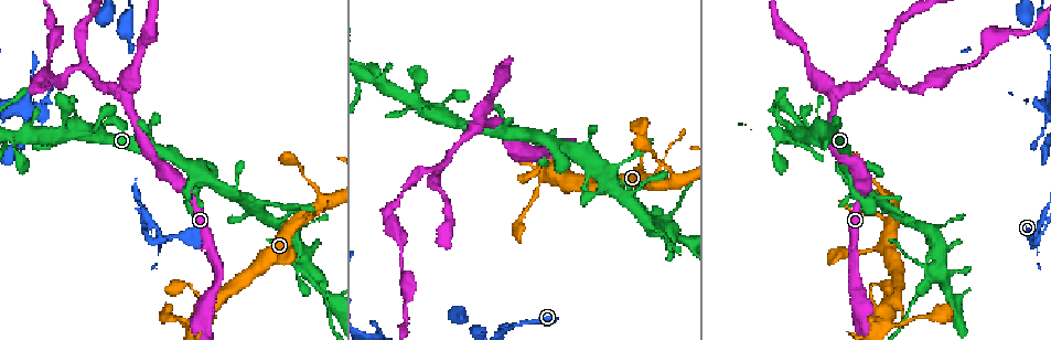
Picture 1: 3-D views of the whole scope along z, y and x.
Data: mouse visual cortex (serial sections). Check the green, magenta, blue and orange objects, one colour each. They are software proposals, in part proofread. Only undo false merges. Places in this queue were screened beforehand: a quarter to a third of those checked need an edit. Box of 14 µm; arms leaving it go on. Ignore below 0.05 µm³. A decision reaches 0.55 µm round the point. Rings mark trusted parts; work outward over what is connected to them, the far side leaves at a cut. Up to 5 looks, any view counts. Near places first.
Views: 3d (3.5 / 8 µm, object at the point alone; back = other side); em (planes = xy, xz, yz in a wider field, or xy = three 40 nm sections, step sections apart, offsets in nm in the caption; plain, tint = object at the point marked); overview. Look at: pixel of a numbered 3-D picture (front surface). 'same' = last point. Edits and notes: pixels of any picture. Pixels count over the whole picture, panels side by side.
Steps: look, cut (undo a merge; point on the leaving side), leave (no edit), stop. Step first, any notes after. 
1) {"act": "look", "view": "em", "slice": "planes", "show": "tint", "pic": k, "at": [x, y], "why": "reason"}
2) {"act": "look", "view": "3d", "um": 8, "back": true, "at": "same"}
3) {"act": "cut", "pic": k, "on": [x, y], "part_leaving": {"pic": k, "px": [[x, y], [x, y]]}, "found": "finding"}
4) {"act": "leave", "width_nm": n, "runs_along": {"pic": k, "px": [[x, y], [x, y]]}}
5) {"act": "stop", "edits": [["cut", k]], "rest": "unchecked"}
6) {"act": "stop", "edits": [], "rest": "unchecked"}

{"act": "look", "view": "3d", "um": 3.5, "pic": 1, "at": [908, 309], "why": "narrows sharply"}

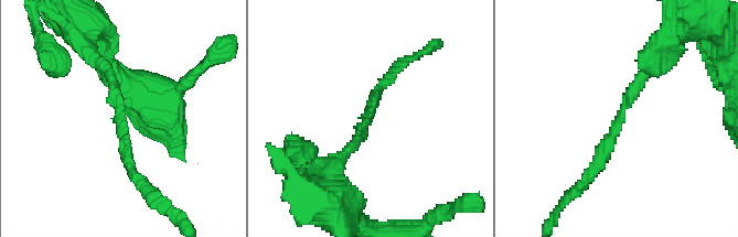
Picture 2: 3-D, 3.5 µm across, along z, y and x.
{"act": "look", "view": "em", "slice": "xy", "step": 1, "show": "tint", "pic": 2, "at": [367, 116], "arm_widths_nm": [150, 200]}

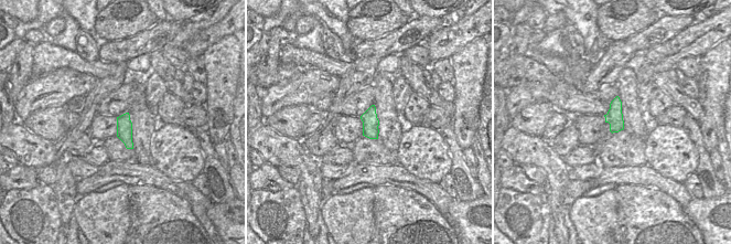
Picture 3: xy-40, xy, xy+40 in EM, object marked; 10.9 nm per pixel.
{"act": "cut", "pic": 2, "on": [608, 143], "part_leaving": {"pic": 2, "px": [[624, 109], [605, 153], [574, 191]]}, "found": "two cells meet here"}

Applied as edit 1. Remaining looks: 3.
{"act": "look", "view": "3d", "um": 3.5, "pic": 1, "at": [161, 240], "why": "three-way junction"}

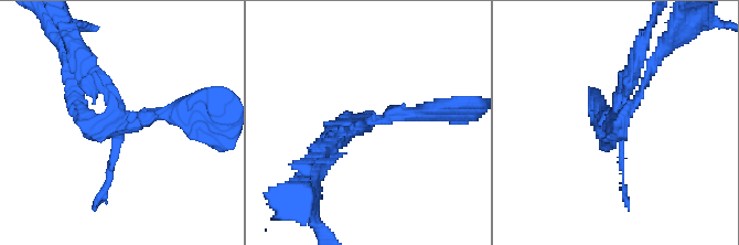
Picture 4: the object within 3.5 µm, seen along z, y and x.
{"act": "look", "view": "em", "slice": "xy", "step": 5, "show": "tint", "pic": 4, "at": [609, 122]}

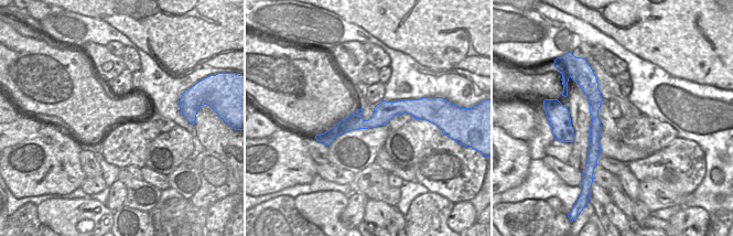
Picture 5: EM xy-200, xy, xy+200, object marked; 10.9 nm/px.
{"act": "cut", "pic": 4, "on": [109, 176], "part_leaving": {"pic": 4, "px": [[617, 103], [649, 31]]}, "found": "two cells meet here"}

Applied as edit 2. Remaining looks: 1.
{"act": "stop", "edits": [["cut", 2], ["cut", 4]], "rest": "unchecked"}

